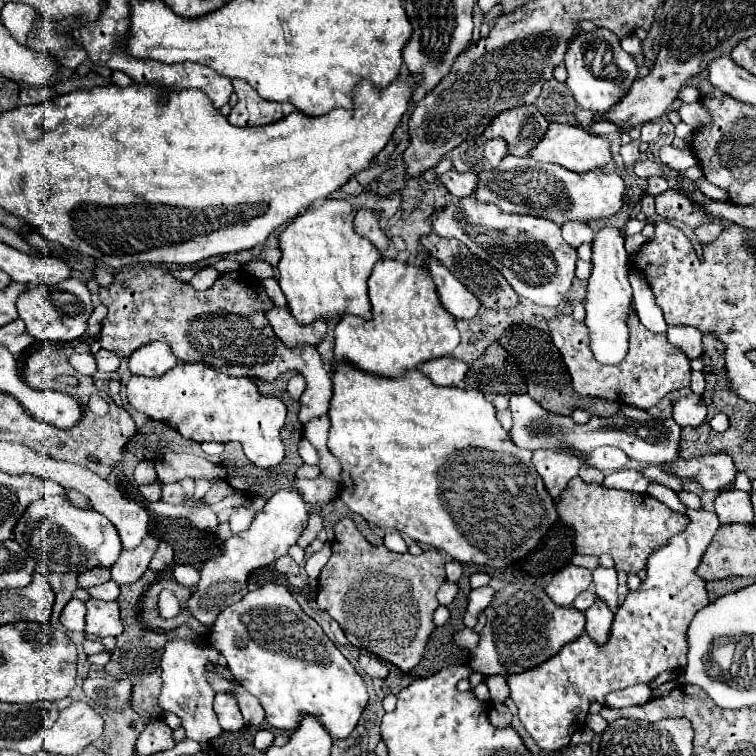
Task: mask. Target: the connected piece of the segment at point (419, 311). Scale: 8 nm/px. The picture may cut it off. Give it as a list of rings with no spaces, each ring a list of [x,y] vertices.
[[[382,258],[376,262],[368,279],[368,295],[373,306],[373,320],[362,320],[358,316],[342,316],[342,320],[338,322],[338,326],[334,330],[334,334],[336,334],[334,362],[336,364],[348,362],[354,368],[368,372],[372,376],[400,378],[422,362],[452,354],[452,350],[460,344],[456,320],[452,318],[452,314],[448,314],[444,310],[444,306],[440,306],[436,290],[432,288],[432,278],[426,274],[424,268]]]

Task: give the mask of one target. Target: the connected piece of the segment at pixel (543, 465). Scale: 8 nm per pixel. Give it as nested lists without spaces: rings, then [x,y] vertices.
[[[540,448],[532,456],[532,464],[538,470],[538,474],[544,478],[544,484],[552,494],[552,498],[558,498],[560,492],[566,488],[568,480],[578,476],[578,468],[582,462],[580,458],[568,452]]]

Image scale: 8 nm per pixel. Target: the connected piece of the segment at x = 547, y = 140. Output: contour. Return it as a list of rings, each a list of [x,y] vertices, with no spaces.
[[[552,122],[546,136],[540,140],[540,144],[530,154],[534,160],[540,162],[554,162],[560,164],[572,172],[590,172],[590,170],[602,170],[610,160],[610,142],[602,136],[594,136],[588,130],[572,124],[556,124]]]

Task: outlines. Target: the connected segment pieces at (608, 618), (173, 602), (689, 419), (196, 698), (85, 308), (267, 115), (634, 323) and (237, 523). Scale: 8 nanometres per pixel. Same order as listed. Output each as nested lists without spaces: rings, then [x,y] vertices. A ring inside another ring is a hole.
[[[596,600],[594,606],[590,606],[584,614],[586,614],[586,634],[596,642],[596,646],[608,644],[608,632],[614,622],[608,606]]]
[[[170,590],[160,592],[160,612],[164,618],[174,618],[178,614],[178,598]]]
[[[690,394],[674,404],[674,420],[678,426],[700,426],[706,420],[707,408],[702,404],[702,398]]]
[[[170,640],[162,654],[162,692],[158,703],[164,711],[172,712],[181,718],[186,736],[196,740],[198,744],[209,743],[222,732],[212,710],[214,690],[206,680],[206,668],[212,664],[210,660],[224,660],[224,656],[218,654],[212,646],[198,648],[184,640]]]
[[[68,278],[56,286],[32,286],[18,296],[18,314],[26,324],[30,336],[44,342],[72,342],[88,330],[88,318],[92,314],[92,300],[86,284],[76,278]]]
[[[233,79],[234,93],[238,97],[236,106],[232,108],[228,122],[232,126],[264,126],[274,124],[294,112],[296,108],[290,104],[276,104],[268,102],[258,96],[258,92],[242,79]]]
[[[632,312],[632,318],[628,318],[628,330],[630,330],[628,354],[616,366],[600,364],[592,356],[592,350],[588,348],[588,326],[584,326],[584,320],[574,320],[572,316],[560,314],[548,320],[548,328],[552,342],[562,354],[562,360],[572,376],[572,386],[580,396],[614,400],[620,404],[646,410],[656,406],[668,392],[690,386],[690,374],[692,374],[690,358],[682,350],[676,350],[668,342],[666,334],[650,334],[650,330],[644,330],[642,322],[636,318],[636,312]],[[552,326],[554,336],[558,334],[558,338],[552,338]]]
[[[240,506],[240,508],[236,508],[234,510],[234,514],[232,514],[232,518],[230,518],[230,528],[232,528],[232,532],[234,534],[238,534],[238,532],[242,532],[242,530],[246,530],[248,526],[250,526],[250,522],[252,522],[252,518],[254,518],[254,510],[252,508],[246,508],[246,506]]]

